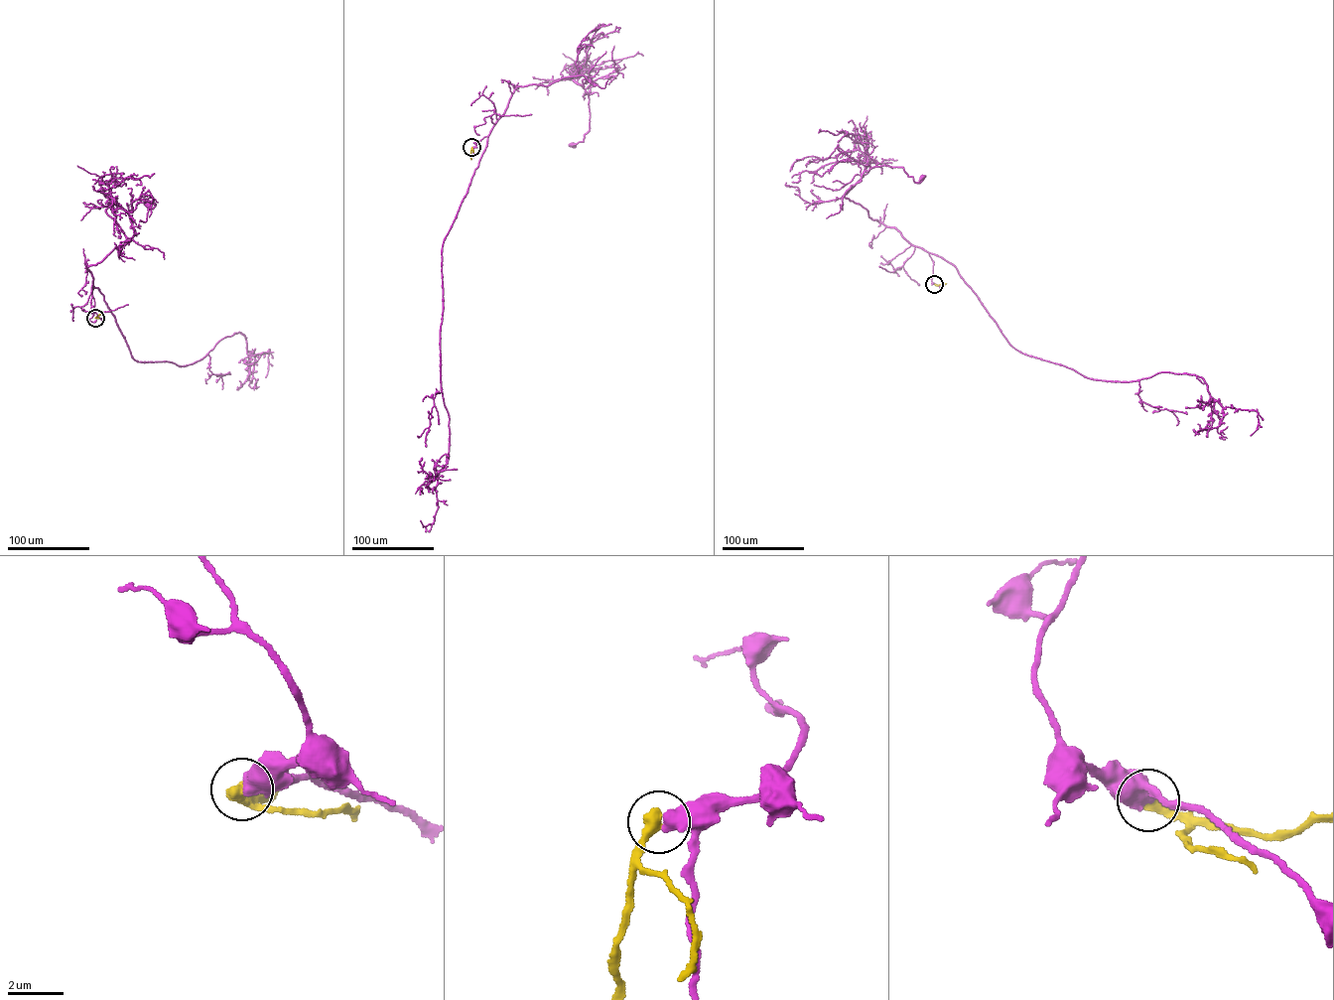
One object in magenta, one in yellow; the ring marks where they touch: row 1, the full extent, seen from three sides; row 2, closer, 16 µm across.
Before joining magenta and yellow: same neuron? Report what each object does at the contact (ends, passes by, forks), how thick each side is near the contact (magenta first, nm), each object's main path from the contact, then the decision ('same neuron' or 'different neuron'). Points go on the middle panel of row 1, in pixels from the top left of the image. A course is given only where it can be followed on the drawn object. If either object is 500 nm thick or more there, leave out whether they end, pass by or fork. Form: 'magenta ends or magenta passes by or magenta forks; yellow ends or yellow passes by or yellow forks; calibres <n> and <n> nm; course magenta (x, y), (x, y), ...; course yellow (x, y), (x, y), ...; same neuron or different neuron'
calibres 600 and 480 nm; course magenta (472, 147), (487, 136), (517, 86), (581, 74), (590, 129), (572, 144); course yellow (472, 147), (471, 159); different neuron

